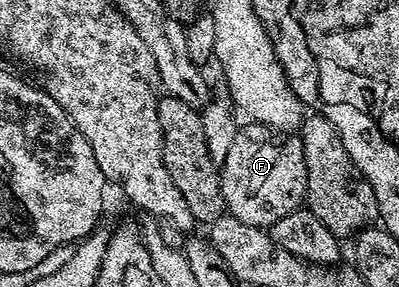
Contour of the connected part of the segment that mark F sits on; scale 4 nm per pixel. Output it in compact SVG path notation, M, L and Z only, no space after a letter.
M248 122L238 128L219 170L226 212L245 225L268 229L304 204L307 167L301 138L296 134L275 132L261 123Z

